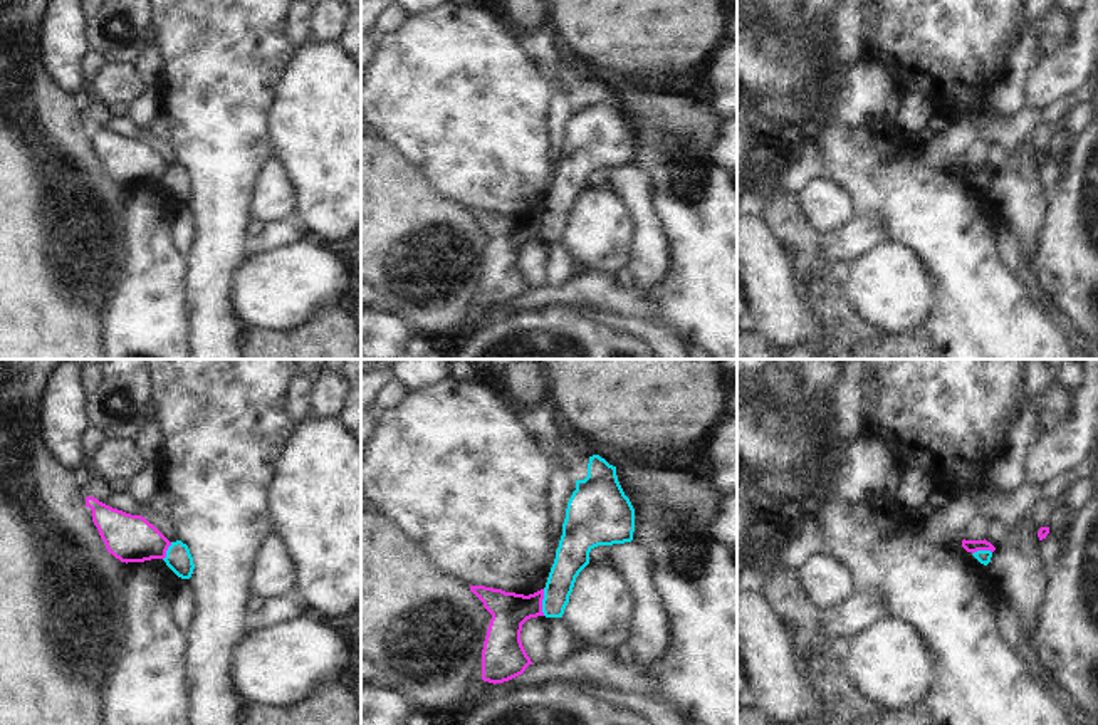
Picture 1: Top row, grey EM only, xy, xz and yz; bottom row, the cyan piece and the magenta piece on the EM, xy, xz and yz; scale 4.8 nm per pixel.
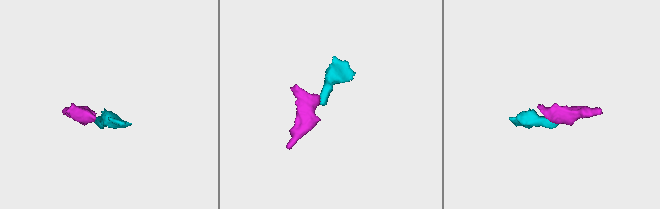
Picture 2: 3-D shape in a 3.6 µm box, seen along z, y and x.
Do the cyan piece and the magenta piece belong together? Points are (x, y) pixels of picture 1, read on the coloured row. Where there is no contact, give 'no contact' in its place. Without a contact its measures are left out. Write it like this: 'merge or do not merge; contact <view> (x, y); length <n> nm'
do not merge; contact xz (543, 603); length 130 nm

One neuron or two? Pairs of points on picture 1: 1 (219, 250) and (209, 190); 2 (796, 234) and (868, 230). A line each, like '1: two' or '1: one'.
1: one
2: two

